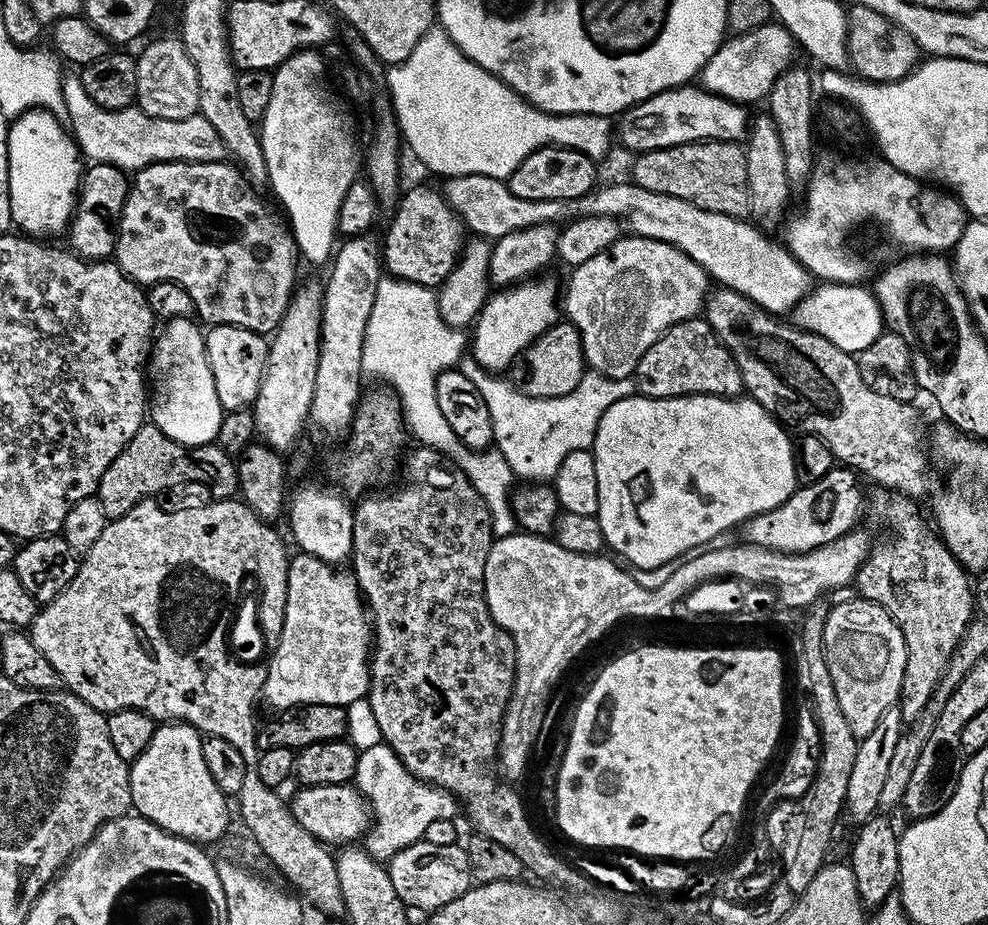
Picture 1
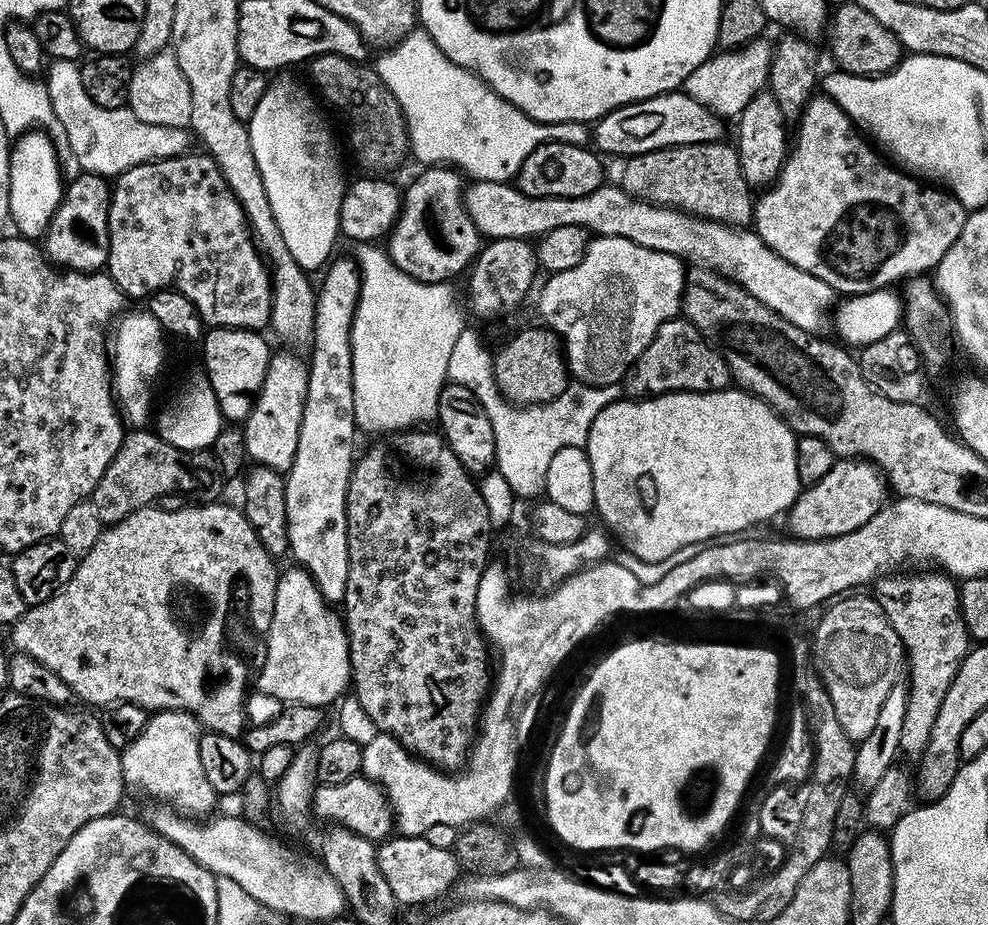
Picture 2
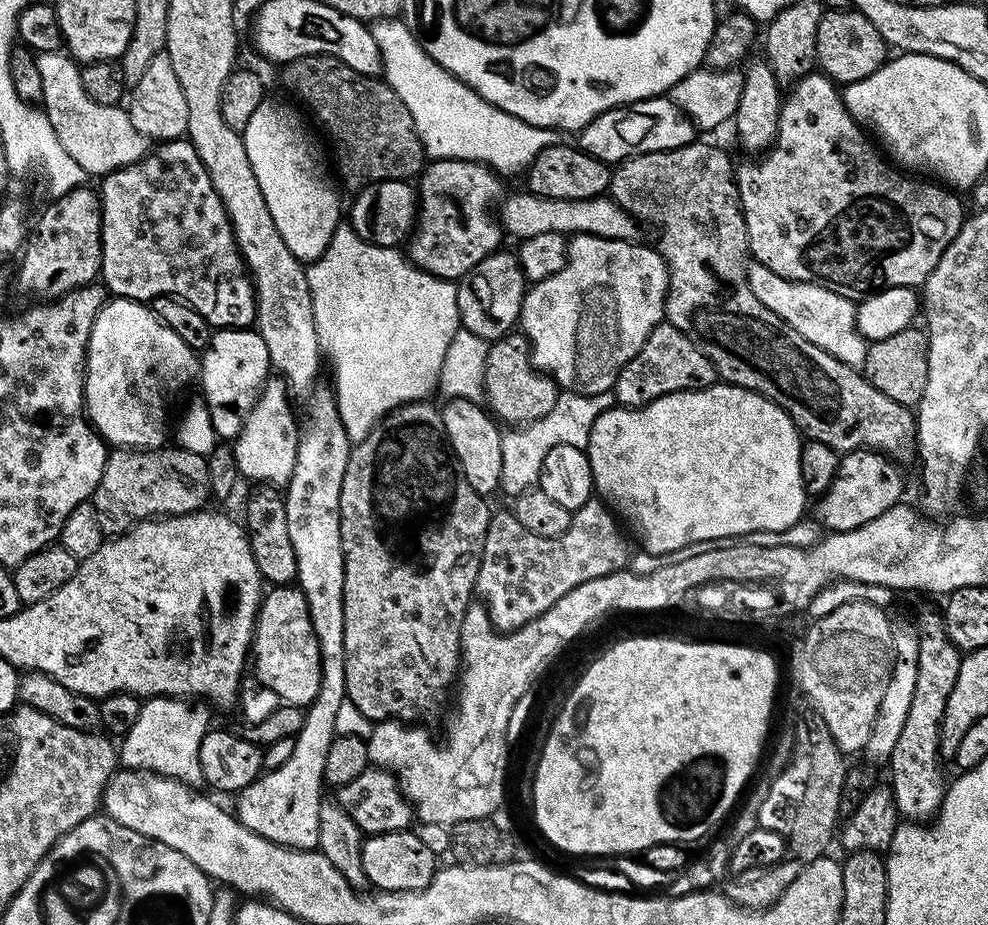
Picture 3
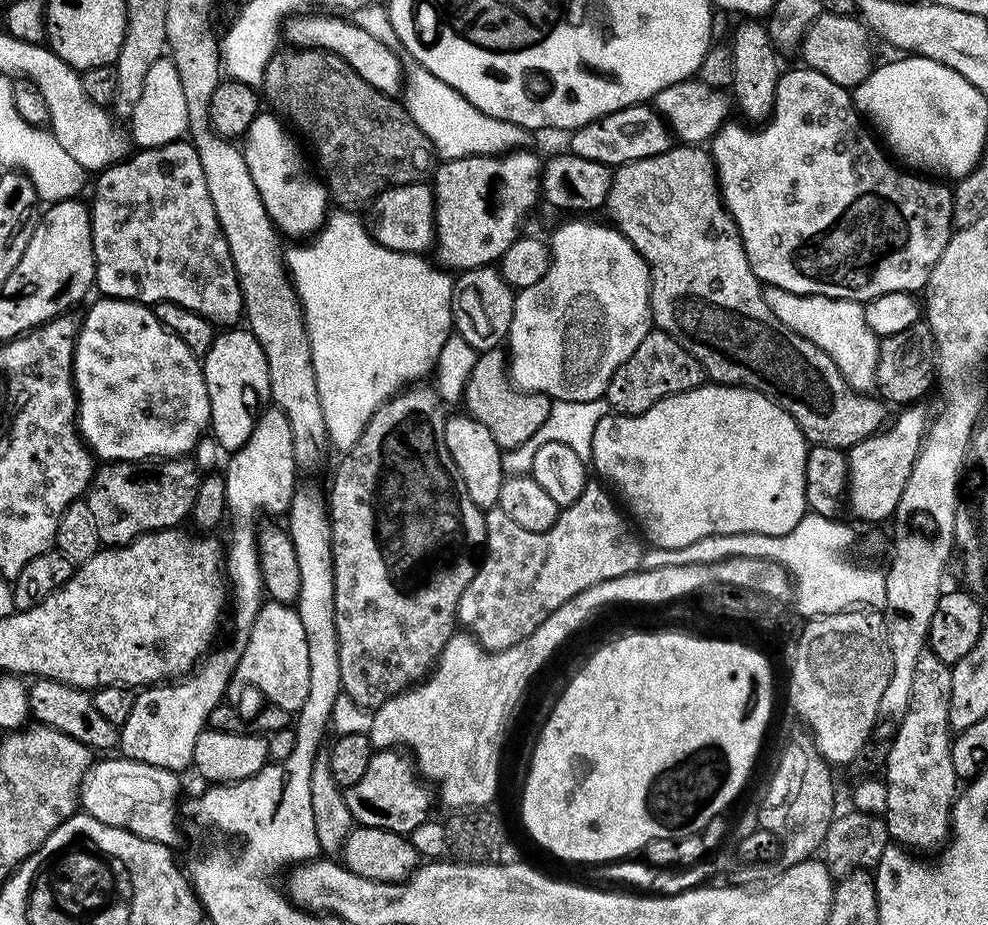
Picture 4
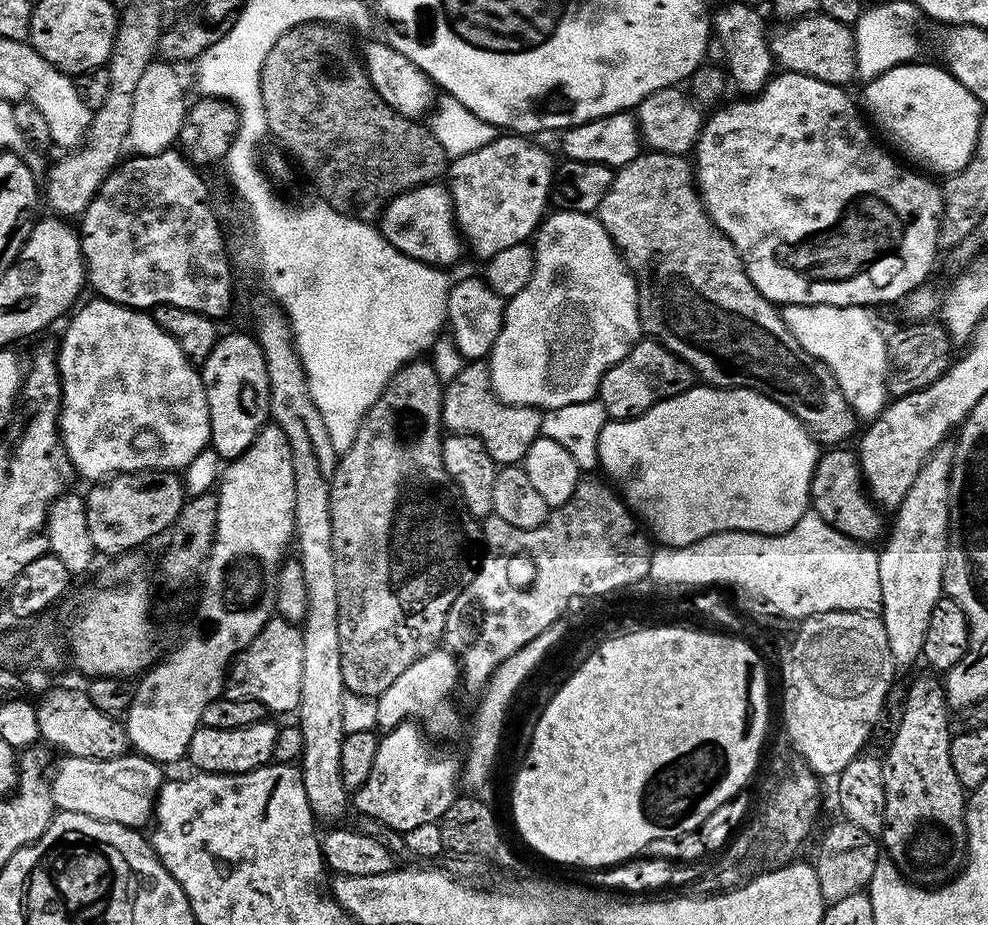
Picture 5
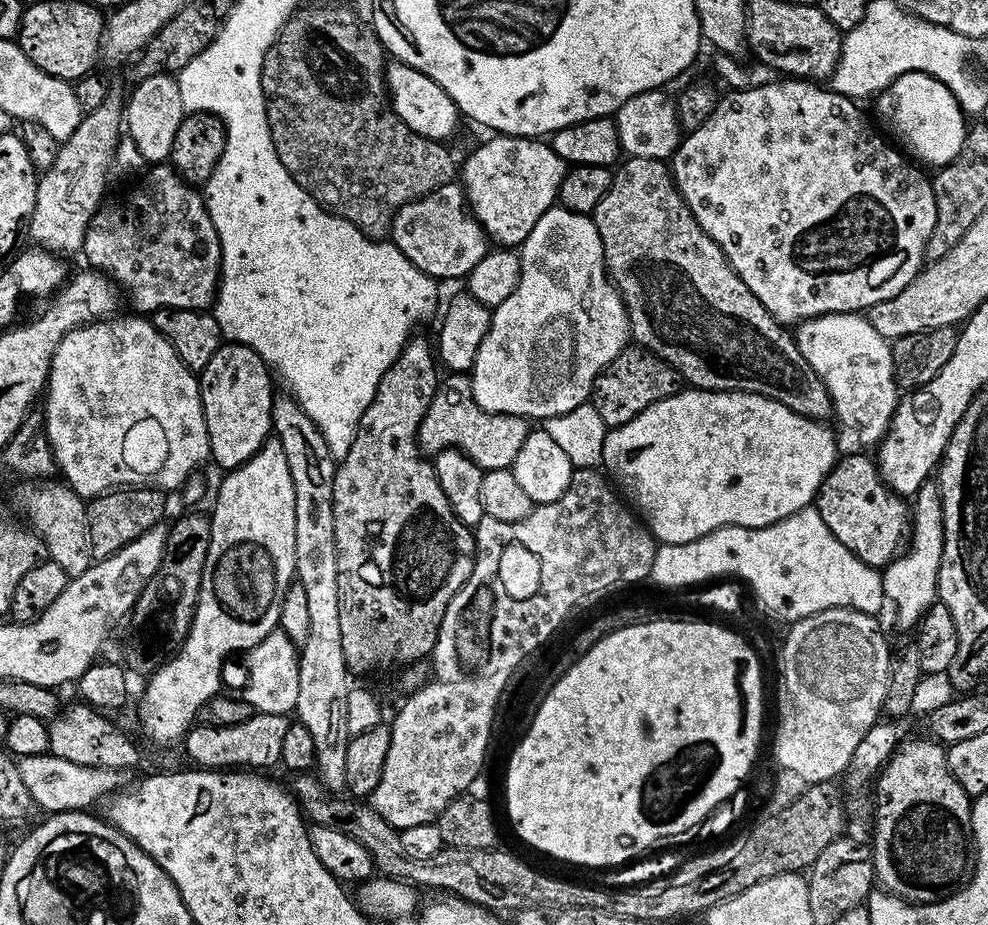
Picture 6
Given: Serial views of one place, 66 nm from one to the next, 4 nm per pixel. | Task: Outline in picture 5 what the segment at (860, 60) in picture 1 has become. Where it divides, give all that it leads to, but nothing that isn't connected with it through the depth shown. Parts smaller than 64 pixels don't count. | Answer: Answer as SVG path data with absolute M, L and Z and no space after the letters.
M813 14L804 16L801 20L785 23L777 32L771 33L770 43L775 63L783 71L806 74L810 78L818 78L822 82L841 86L848 86L848 83L856 76L856 38L853 29L842 22L834 22L834 18L829 16Z

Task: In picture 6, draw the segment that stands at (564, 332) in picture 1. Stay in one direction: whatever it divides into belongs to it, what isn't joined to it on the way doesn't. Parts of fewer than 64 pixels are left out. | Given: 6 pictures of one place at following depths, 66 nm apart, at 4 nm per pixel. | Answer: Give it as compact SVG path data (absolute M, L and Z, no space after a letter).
M448 374L437 383L436 393L426 410L416 435L421 453L435 454L447 448L465 452L477 466L485 470L511 468L522 442L530 431L529 421L522 416L494 414L482 410L472 397L472 382L464 374Z

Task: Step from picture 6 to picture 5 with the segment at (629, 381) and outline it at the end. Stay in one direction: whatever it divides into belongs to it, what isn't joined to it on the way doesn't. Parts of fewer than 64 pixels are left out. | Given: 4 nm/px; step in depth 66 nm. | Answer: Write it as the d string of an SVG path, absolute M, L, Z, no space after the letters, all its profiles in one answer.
M641 338L631 350L606 374L600 383L598 399L609 420L633 420L653 408L659 400L669 400L686 390L697 387L698 373L678 354L666 350L659 340Z

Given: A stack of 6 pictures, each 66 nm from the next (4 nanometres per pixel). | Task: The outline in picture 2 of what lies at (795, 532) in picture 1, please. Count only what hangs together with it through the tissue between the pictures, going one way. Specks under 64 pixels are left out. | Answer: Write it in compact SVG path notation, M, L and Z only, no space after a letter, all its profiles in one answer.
M836 458L832 461L830 474L818 478L818 482L807 485L797 496L786 513L789 537L798 540L829 540L842 534L850 534L886 503L886 481L884 473L867 458Z

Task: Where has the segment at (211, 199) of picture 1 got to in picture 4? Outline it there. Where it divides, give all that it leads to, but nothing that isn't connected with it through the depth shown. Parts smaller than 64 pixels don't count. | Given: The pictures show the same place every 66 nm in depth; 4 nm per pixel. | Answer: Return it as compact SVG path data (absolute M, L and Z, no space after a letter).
M183 139L175 140L172 144L167 144L166 146L158 146L157 148L142 148L133 151L131 155L123 160L118 160L116 163L112 164L106 169L103 169L99 173L100 176L96 180L96 189L92 192L92 200L90 199L90 211L92 214L92 241L94 242L94 262L96 263L96 282L95 287L100 288L99 295L104 298L111 298L113 300L134 300L138 304L145 306L155 306L162 303L164 300L166 302L174 302L178 306L186 306L190 310L197 312L202 318L206 318L214 326L236 326L241 323L244 314L244 299L242 298L242 290L240 289L240 283L236 277L236 271L234 270L234 262L230 258L230 246L226 242L226 238L222 234L220 229L220 223L218 218L214 214L214 202L210 202L210 194L206 190L206 174L202 174L202 162L198 162L198 154L196 153L196 147L191 144L191 142L185 142Z

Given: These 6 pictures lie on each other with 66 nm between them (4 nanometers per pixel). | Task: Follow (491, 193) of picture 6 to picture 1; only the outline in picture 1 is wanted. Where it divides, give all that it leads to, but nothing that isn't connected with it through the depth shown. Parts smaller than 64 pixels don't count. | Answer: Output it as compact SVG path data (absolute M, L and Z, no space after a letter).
M412 188L401 195L388 224L382 244L382 264L389 277L408 280L435 289L454 270L460 249L466 239L466 229L456 211L444 200L443 191L432 188Z

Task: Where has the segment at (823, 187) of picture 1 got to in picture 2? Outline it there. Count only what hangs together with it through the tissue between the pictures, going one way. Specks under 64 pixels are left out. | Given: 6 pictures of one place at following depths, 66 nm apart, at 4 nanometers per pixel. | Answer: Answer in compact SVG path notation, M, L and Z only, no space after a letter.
M813 95L808 104L805 105L804 112L800 115L795 128L794 139L791 141L788 157L784 159L780 173L771 185L763 189L754 200L754 231L756 235L762 238L762 242L774 254L784 258L786 262L790 262L790 266L796 266L798 270L806 270L806 274L814 274L814 278L822 278L822 282L826 282L832 288L833 293L844 292L842 294L845 297L887 289L889 286L896 286L896 283L899 285L909 278L931 273L946 254L946 250L950 250L950 246L954 246L954 238L958 238L958 234L962 234L962 226L968 220L968 212L962 206L962 202L958 202L958 198L943 187L921 182L915 175L889 163L867 139L864 141L860 137L862 135L861 129L852 123L851 118L842 110L842 106L838 106L838 102L834 102L829 96Z

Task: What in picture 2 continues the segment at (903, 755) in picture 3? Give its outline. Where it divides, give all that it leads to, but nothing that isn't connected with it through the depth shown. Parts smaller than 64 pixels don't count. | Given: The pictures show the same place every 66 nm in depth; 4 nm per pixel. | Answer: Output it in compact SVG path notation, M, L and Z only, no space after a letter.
M928 570L921 576L900 576L901 574L885 574L875 581L874 598L884 611L884 617L892 623L892 629L898 634L900 644L906 657L906 714L902 721L902 738L900 751L912 762L919 761L926 750L926 742L930 742L930 730L934 726L934 718L938 718L938 710L946 699L946 690L950 690L950 682L954 682L954 674L958 674L958 666L970 651L970 637L964 626L960 613L960 589L953 577L940 570Z

